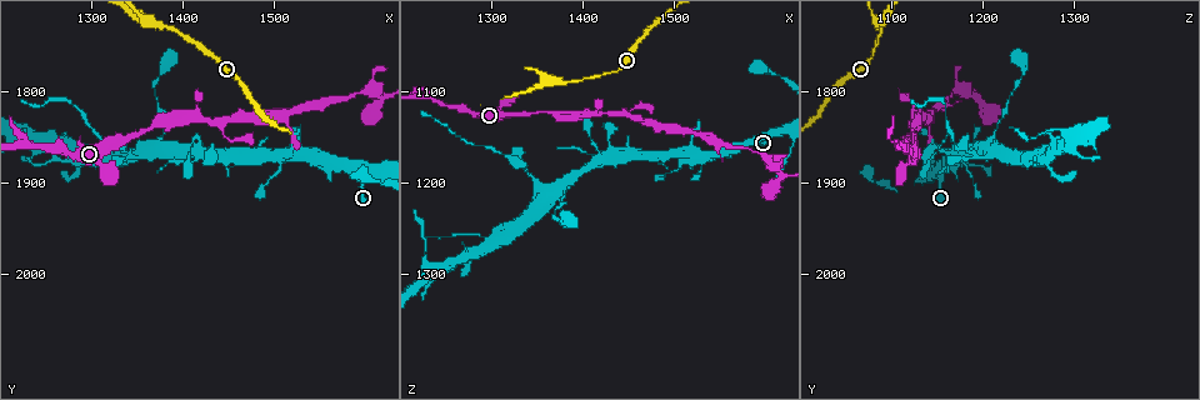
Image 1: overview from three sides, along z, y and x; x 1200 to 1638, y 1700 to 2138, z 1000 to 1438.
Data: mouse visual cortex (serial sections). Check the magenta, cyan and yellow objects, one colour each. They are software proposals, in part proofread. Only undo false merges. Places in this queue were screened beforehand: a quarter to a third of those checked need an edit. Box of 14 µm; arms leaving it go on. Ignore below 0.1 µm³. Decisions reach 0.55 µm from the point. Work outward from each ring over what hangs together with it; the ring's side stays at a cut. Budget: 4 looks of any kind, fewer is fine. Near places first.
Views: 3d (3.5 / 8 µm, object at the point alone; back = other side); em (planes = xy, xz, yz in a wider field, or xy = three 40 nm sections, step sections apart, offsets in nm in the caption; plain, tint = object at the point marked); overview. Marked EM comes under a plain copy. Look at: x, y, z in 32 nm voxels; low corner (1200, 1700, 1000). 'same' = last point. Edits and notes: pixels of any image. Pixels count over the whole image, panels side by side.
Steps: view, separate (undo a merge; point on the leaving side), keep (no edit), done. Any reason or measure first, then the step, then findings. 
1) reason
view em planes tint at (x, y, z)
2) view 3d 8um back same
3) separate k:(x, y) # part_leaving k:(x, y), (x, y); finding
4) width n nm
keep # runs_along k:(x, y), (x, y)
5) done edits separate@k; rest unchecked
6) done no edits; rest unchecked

view 3d 8um at (1360, 1870, 1205)

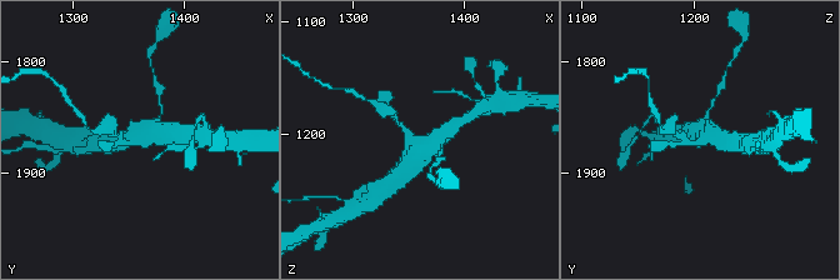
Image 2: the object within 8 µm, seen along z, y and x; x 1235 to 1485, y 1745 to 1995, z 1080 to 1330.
arms 4; arm_widths 150, 200, 450, 500 nm; shape alone is not enough
view em xy step 2 tint at (1358, 1870, 1208)

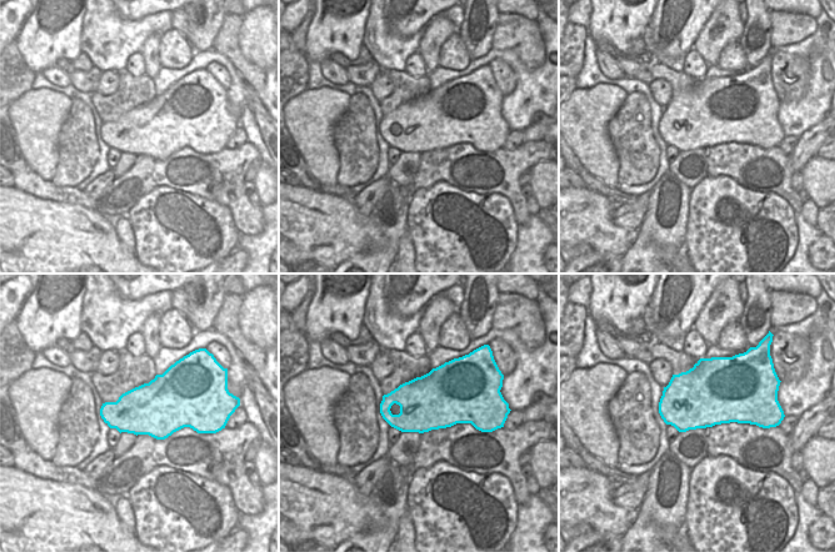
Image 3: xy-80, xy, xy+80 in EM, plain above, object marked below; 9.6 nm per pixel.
keep # runs_along 2:(456, 125), (414, 156), (399, 173); continuous, no second cell

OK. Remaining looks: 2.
calibre changes
view 3d 3.5um at (1610, 1885, 1145)

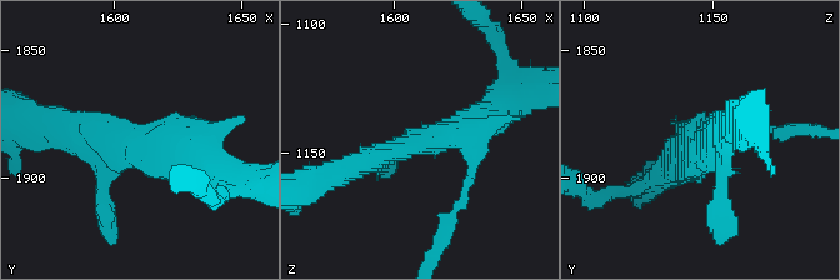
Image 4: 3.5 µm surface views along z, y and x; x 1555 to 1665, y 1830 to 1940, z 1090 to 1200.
arms 3; arm_widths 200, 300, 450 nm; now the EM
view em xy step 2 tint at (1612, 1889, 1146)

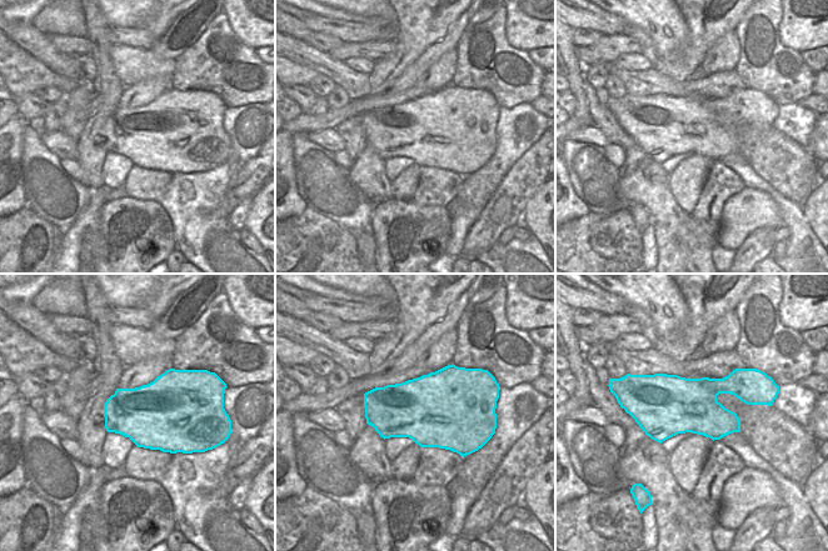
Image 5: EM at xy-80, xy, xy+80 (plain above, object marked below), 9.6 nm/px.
keep # runs_along 4:(101, 205), (125, 151), (194, 129); continuous, no second cell

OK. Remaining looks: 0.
done no edits; rest unchecked

